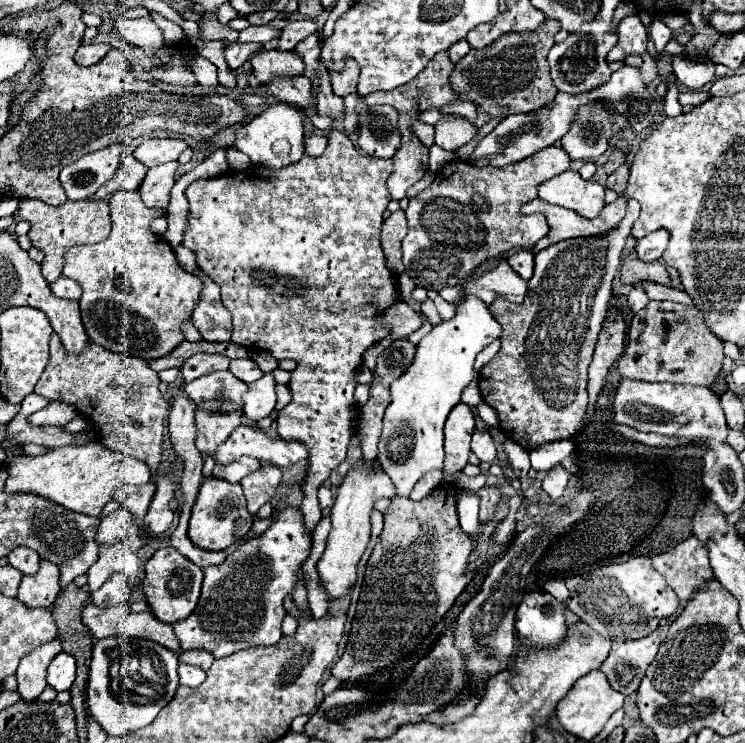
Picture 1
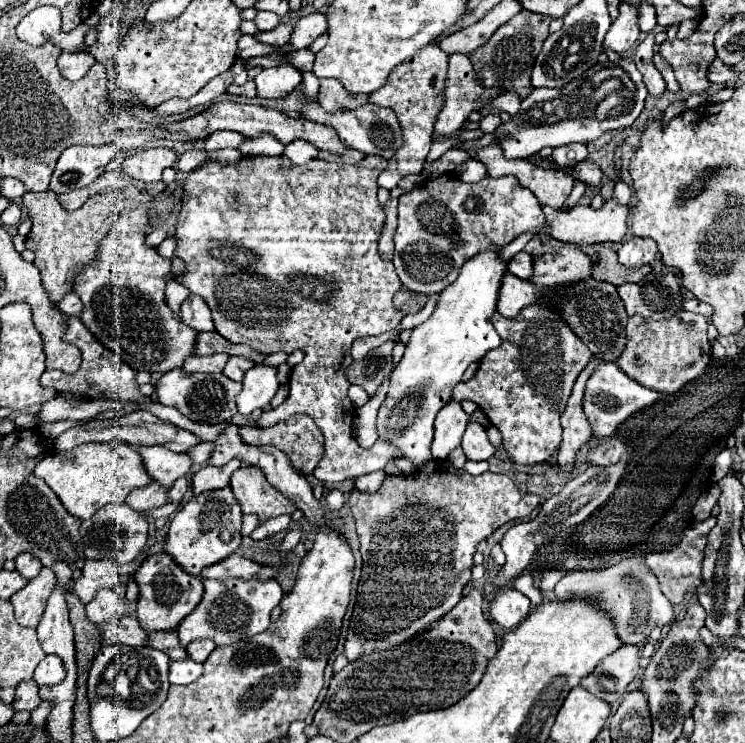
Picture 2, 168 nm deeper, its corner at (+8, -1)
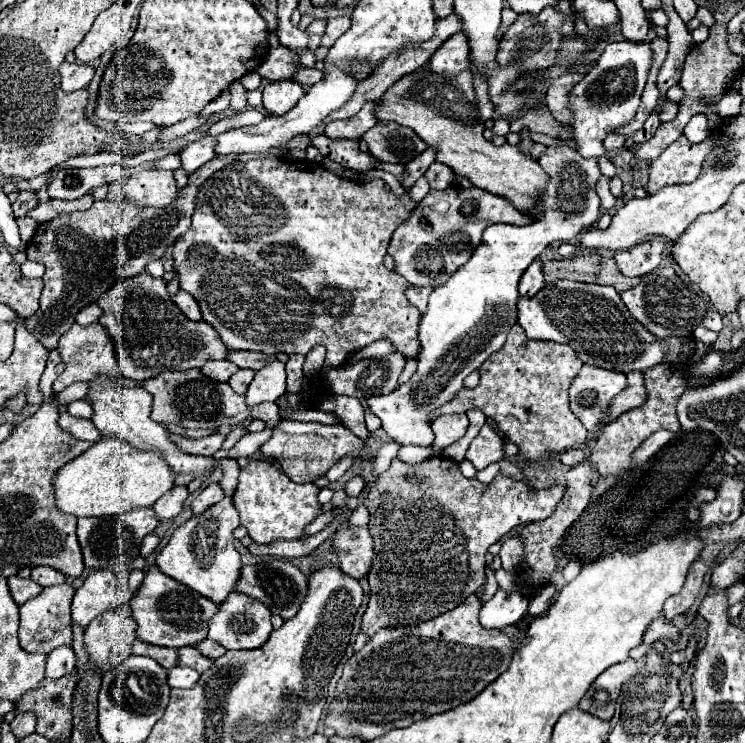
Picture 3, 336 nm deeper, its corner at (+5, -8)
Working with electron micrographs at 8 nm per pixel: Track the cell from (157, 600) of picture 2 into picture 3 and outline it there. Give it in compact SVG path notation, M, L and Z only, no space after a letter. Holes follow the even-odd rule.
M152 566L140 588L130 600L132 618L136 620L136 638L146 644L156 646L196 646L202 642L208 634L208 620L216 614L216 604L210 600L204 600L204 596L184 588L182 584L176 584L176 580L164 576L156 566Z

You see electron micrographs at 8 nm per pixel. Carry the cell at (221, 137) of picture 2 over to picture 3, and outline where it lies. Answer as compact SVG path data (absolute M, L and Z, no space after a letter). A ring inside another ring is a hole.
M202 136L202 138L190 142L186 148L182 148L178 152L178 156L180 156L180 168L186 174L192 174L200 166L204 166L208 160L212 160L212 156L216 156L216 152L212 148L212 136Z

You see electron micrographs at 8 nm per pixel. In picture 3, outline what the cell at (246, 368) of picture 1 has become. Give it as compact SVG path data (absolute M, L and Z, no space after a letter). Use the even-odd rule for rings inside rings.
M238 370L238 372L228 380L228 384L232 386L232 390L234 390L236 394L244 394L246 388L248 388L248 384L252 382L252 378L254 378L254 370Z

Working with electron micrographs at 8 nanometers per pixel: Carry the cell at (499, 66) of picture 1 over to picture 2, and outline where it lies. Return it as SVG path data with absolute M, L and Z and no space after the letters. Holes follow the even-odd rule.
M521 11L517 17L509 19L505 25L501 25L491 39L481 45L477 51L469 55L469 61L475 69L475 75L485 89L501 89L503 93L517 93L519 99L525 99L533 93L531 85L531 71L535 65L535 59L543 47L543 41L549 35L549 23L551 17Z

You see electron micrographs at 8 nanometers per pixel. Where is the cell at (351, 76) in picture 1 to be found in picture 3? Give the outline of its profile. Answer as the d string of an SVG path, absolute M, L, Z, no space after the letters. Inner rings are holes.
M368 102L356 116L348 118L348 120L332 120L324 128L324 136L332 138L332 140L340 140L340 138L360 140L362 134L368 128L372 128L374 124L376 124L376 120L372 120L372 102Z

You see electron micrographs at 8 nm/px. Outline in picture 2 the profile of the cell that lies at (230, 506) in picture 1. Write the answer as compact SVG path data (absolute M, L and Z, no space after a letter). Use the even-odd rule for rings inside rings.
M229 487L195 495L183 505L179 513L175 513L169 527L165 553L169 553L189 575L199 575L203 567L213 565L239 549L241 519L243 513Z

